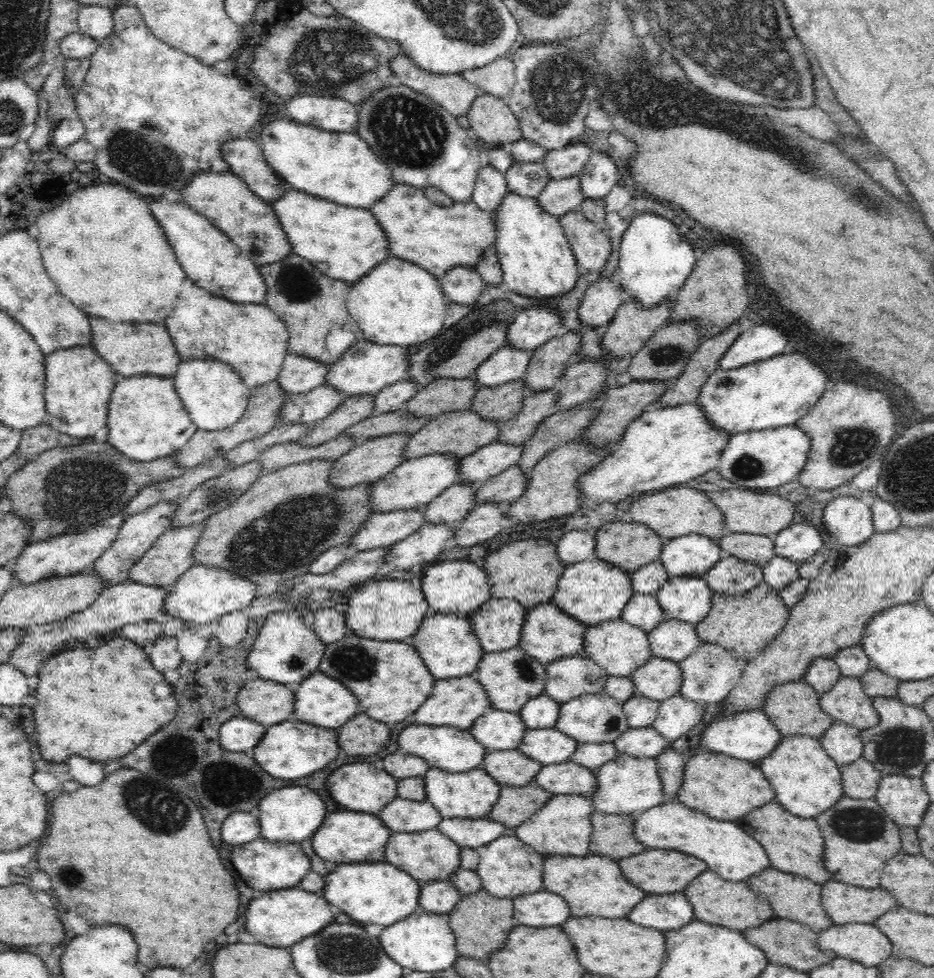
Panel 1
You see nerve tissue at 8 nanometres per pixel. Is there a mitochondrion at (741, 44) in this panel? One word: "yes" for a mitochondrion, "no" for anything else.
yes

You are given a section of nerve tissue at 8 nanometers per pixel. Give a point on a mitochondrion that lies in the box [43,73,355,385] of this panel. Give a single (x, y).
(138, 154)

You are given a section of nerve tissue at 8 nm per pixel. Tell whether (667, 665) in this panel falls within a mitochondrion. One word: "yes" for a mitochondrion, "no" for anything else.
no

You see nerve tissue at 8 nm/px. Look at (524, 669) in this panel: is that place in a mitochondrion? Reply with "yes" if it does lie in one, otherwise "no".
yes

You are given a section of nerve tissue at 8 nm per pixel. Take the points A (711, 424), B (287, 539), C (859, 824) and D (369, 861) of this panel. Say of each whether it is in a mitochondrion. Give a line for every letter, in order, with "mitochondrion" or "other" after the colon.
A: other
B: mitochondrion
C: mitochondrion
D: other

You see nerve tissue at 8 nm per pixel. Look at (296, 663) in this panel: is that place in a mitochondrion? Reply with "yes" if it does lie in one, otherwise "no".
yes

